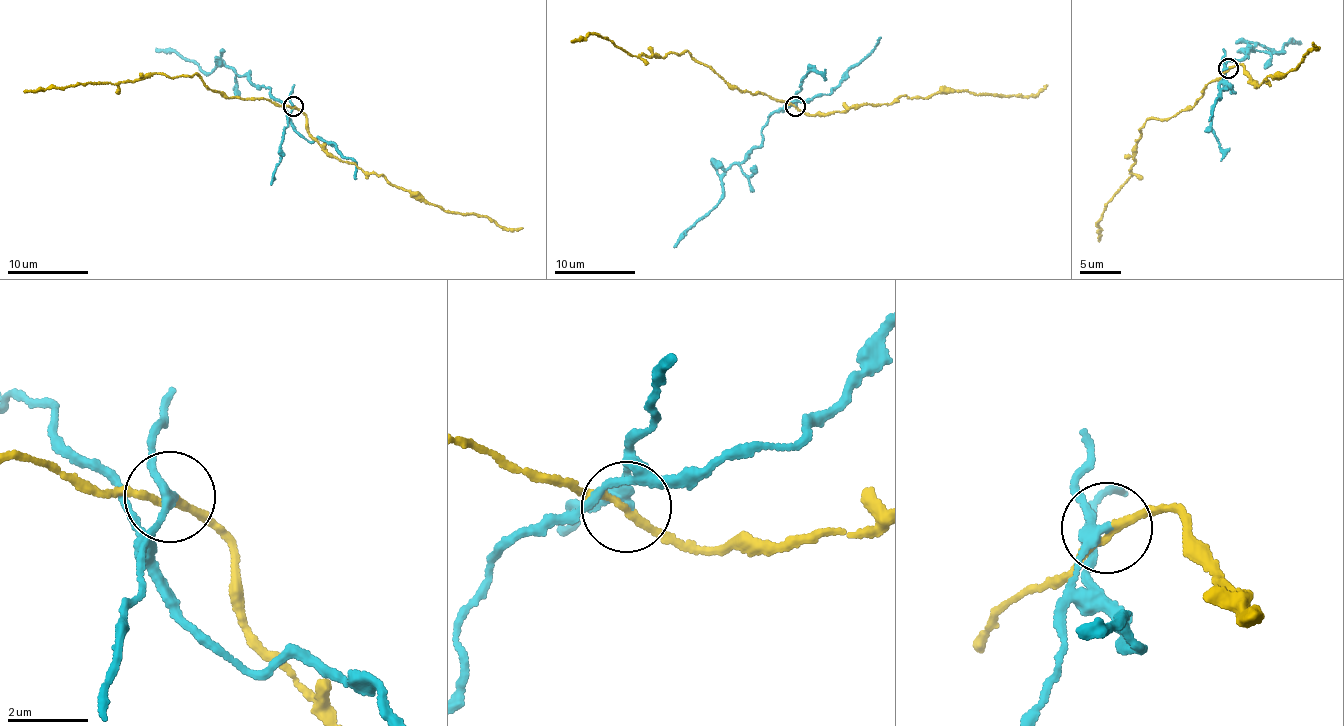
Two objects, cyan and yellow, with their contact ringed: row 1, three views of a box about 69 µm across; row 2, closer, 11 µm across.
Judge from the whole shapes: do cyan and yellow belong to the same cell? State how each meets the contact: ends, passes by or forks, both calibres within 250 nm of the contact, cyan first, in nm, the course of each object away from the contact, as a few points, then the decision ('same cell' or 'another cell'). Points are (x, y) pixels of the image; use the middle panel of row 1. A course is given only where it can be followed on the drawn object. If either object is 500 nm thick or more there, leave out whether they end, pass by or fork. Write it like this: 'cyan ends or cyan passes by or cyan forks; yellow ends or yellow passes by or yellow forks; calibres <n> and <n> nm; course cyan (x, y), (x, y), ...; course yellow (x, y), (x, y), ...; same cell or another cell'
cyan passes by; yellow passes by; calibres 200 and 170 nm; course cyan (795, 106), (796, 98), (769, 116), (760, 144), (722, 176), (723, 197), (711, 212), (685, 231), (674, 248); course yellow (795, 108), (763, 94), (737, 90), (684, 50), (650, 56), (639, 54), (635, 57), (596, 34), (571, 41); another cell

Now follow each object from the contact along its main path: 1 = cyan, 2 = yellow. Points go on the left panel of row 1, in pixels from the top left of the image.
1: (293, 105), (289, 114), (285, 106), (270, 95), (270, 90), (222, 62), (209, 74), (172, 51), (155, 49)
2: (292, 106), (228, 97), (203, 85), (199, 75), (151, 72), (133, 81), (24, 92)

